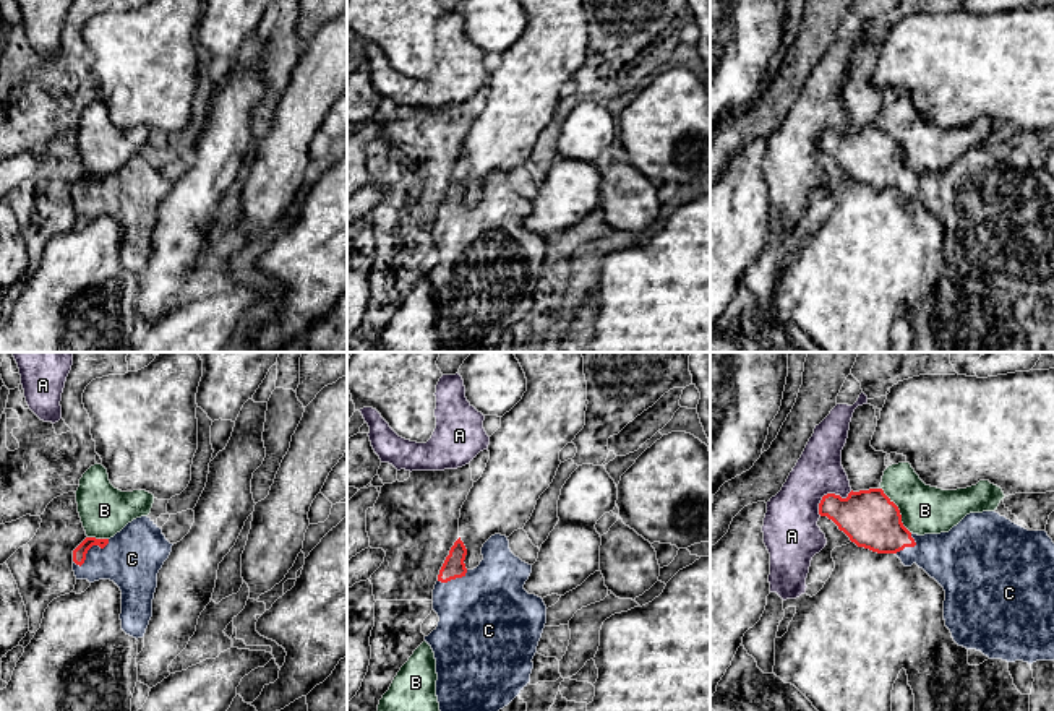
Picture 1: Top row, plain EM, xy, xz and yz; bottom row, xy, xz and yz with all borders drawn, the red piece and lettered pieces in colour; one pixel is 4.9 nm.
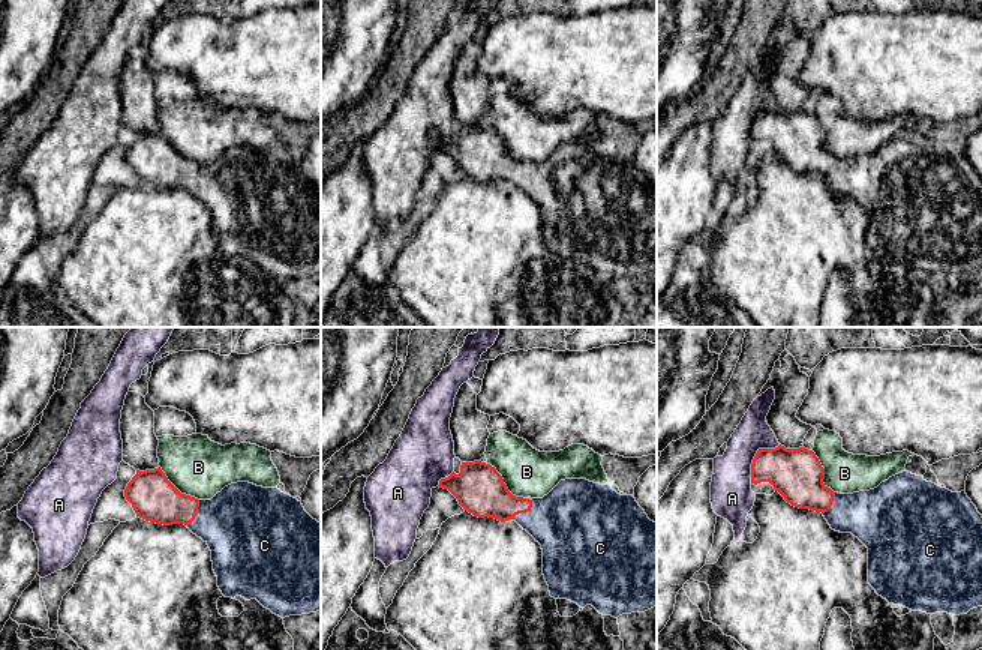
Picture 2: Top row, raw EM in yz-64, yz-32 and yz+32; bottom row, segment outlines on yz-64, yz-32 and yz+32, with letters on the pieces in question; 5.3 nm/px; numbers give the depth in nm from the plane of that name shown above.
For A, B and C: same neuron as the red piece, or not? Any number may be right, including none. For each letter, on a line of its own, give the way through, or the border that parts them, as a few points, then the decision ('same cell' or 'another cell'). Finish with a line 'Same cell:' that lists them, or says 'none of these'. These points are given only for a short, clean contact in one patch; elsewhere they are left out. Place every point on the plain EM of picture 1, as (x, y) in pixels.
A: border along yz (852, 127), (845, 133), (826, 130), (818, 150); another cell
B: another cell
C: runs through xy (80, 189), (88, 185), (98, 195), (132, 195); same cell
Same cell: C

